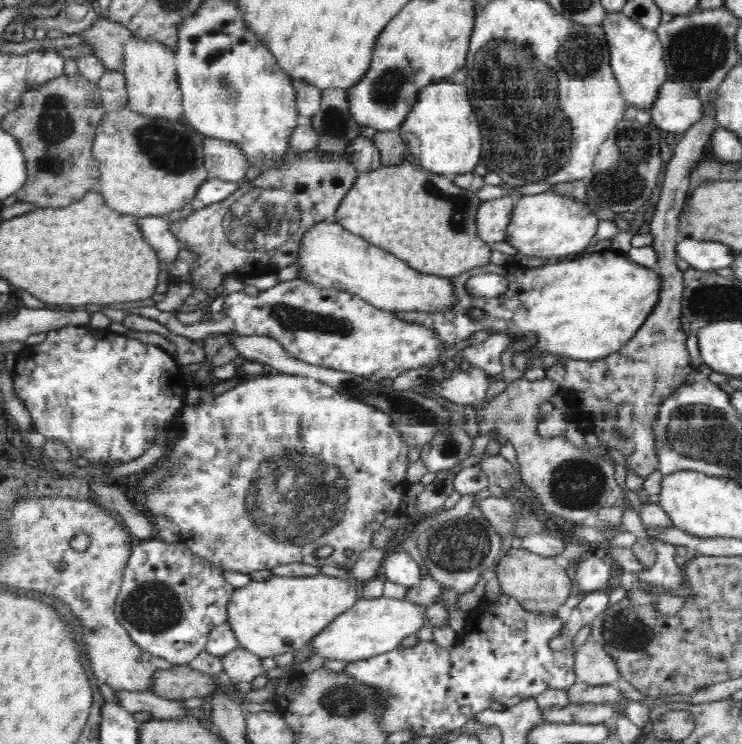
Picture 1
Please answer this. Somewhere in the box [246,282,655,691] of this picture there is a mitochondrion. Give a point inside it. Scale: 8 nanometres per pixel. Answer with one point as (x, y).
(464, 546)

